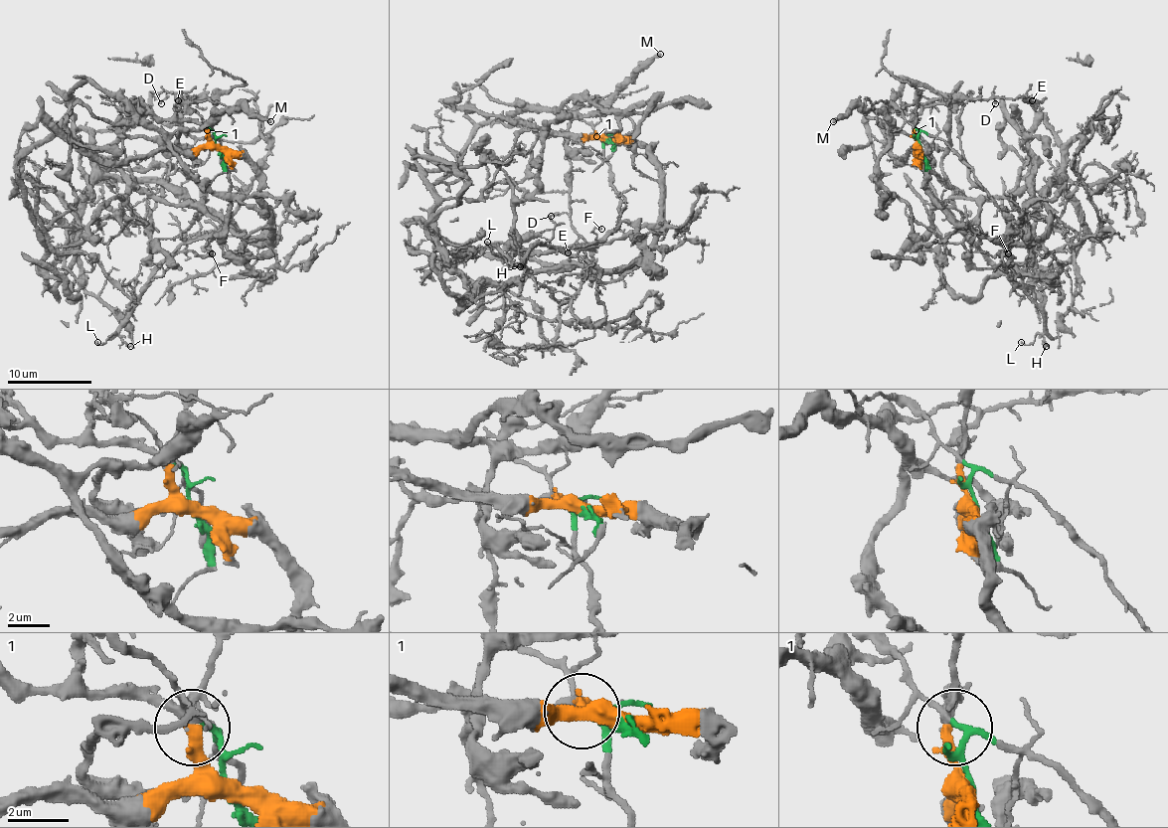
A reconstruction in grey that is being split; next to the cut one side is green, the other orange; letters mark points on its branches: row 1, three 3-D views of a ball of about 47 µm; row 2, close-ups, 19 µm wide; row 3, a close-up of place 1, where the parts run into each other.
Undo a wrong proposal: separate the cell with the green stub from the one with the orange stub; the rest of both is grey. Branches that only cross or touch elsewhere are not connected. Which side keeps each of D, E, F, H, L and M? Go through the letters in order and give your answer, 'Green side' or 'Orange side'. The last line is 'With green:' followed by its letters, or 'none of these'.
D: Orange side
E: Orange side
F: Green side
H: Green side
L: Green side
M: Orange side
With green: F, H, L

